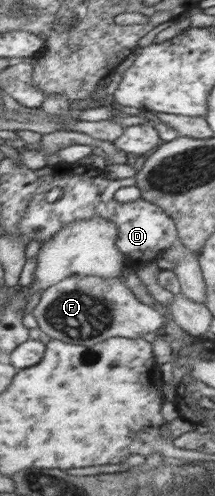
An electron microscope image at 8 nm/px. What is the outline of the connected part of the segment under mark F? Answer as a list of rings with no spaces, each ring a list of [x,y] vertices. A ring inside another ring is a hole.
[[[126,266],[117,277],[82,274],[68,277],[45,290],[31,313],[39,329],[50,339],[73,345],[99,343],[111,337],[137,339],[147,333],[161,334],[168,317],[160,306],[139,302],[127,288],[123,275],[133,272]]]

